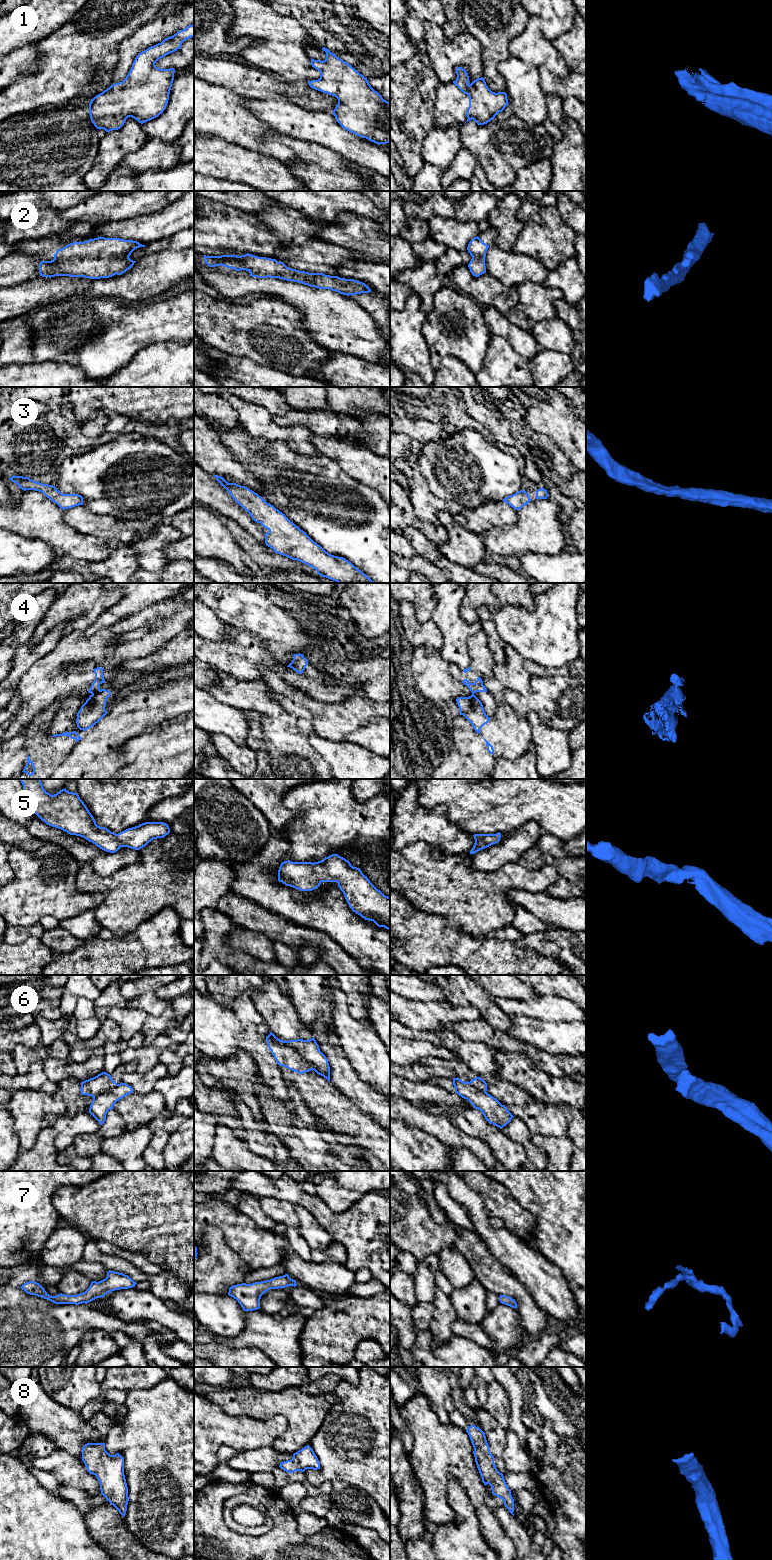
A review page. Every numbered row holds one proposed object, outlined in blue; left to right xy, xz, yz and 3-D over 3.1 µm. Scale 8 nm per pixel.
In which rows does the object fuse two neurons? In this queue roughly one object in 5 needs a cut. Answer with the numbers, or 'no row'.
4, 6

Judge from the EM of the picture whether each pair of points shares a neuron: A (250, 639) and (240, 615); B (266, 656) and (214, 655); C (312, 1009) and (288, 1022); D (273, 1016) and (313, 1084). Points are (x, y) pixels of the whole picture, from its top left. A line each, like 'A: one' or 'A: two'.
A: two
B: one
C: two
D: two

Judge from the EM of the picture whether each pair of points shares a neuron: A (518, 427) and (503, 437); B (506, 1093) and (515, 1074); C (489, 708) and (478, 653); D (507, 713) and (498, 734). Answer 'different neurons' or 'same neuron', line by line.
A: same neuron
B: different neurons
C: same neuron
D: same neuron

